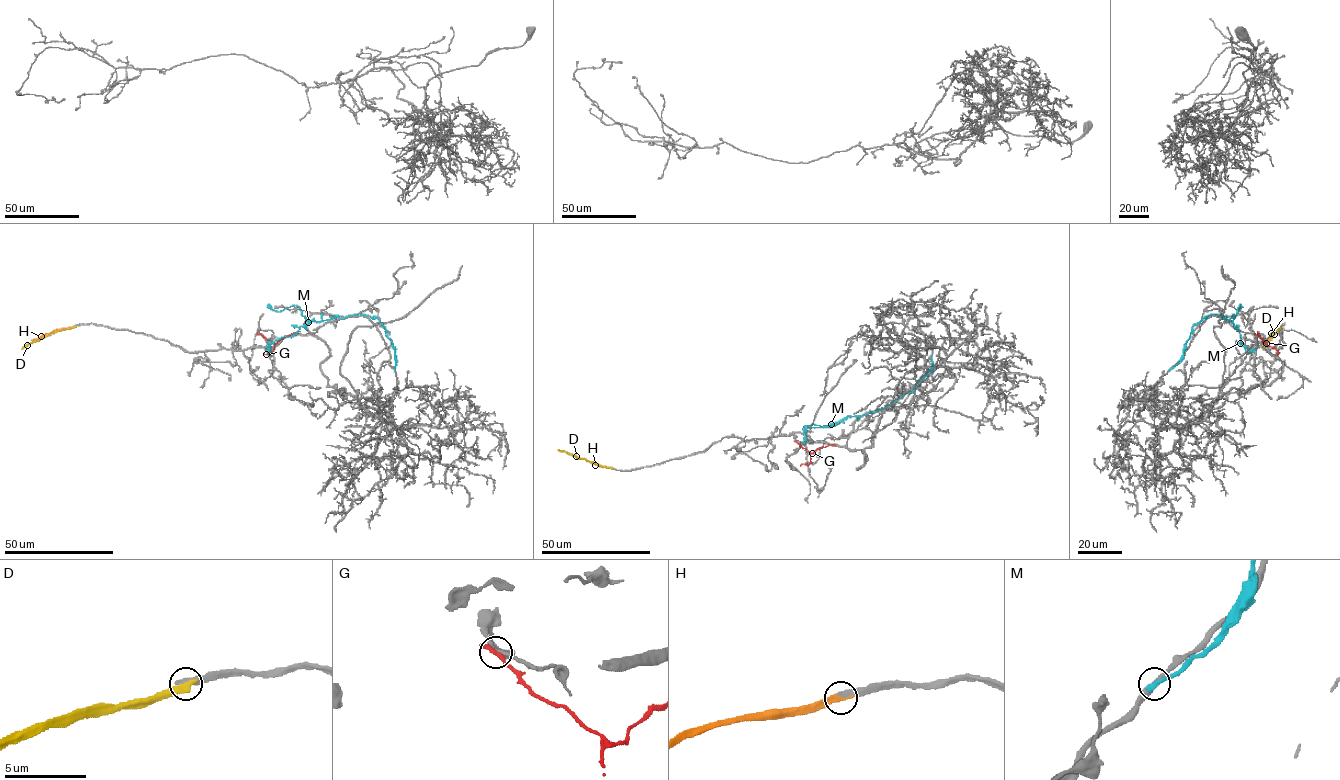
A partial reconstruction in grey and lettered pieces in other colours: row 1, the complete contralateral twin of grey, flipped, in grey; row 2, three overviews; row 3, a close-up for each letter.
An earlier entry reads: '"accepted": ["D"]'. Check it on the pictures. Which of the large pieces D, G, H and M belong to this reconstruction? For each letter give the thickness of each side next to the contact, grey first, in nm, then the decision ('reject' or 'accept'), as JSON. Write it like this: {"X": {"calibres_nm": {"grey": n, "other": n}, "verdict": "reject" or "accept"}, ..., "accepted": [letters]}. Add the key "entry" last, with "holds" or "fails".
{"D": {"calibres_nm": {"grey": 360, "other": 440}, "verdict": "reject"}, "G": {"calibres_nm": {"grey": 190, "other": 380}, "verdict": "reject"}, "H": {"calibres_nm": {"grey": 280, "other": 300}, "verdict": "accept"}, "M": {"calibres_nm": {"grey": 400, "other": 360}, "verdict": "reject"}, "accepted": ["H"], "entry": "fails"}

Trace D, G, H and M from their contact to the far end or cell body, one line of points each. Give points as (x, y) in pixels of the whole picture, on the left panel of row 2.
D: (75, 326), (42, 336), (21, 349)
G: (259, 334), (276, 343), (299, 331)
H: (74, 326), (31, 340)
M: (395, 369), (394, 348), (385, 327), (363, 314), (310, 320), (293, 335), (271, 343), (269, 352), (264, 349)

